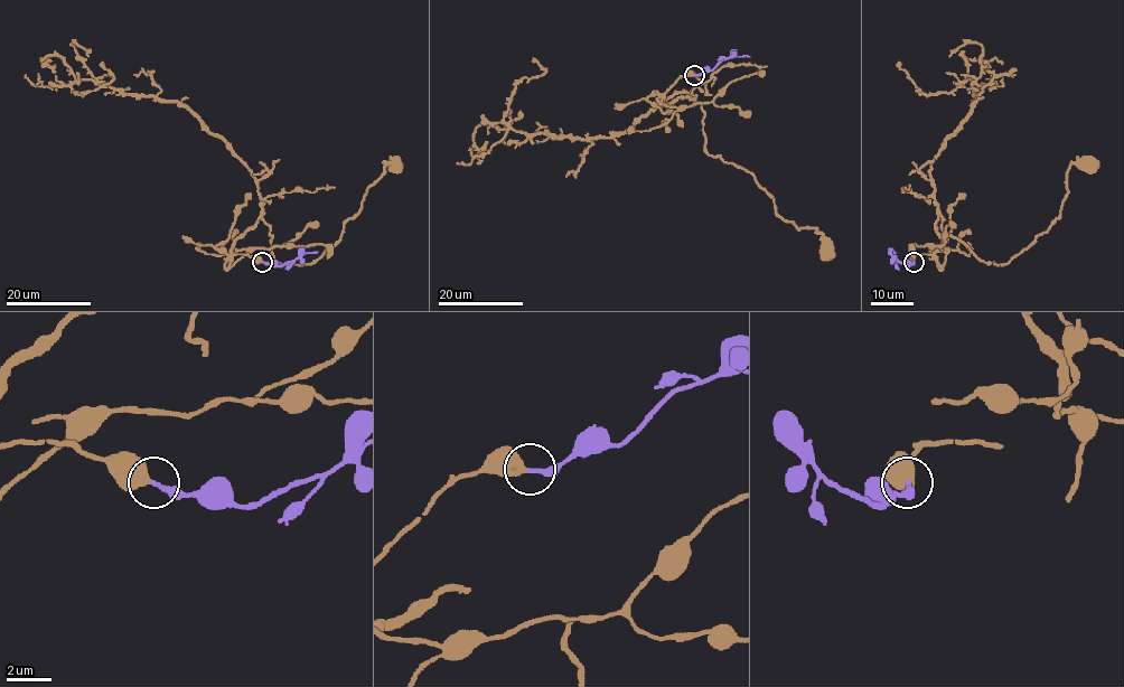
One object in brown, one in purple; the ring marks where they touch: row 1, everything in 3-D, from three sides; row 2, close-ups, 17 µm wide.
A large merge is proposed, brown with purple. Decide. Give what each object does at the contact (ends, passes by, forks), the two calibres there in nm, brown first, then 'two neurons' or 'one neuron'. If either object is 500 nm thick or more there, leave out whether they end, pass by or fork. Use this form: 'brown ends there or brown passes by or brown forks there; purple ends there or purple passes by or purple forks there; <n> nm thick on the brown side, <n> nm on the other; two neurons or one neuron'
600 nm thick on the brown side, 240 nm on the other; one neuron

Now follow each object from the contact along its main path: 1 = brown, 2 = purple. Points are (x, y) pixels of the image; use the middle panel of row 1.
1: (694, 74), (680, 77), (664, 102), (702, 103), (705, 151), (748, 171), (785, 219), (823, 235), (824, 250)
2: (694, 74), (709, 72), (728, 57), (749, 56)

